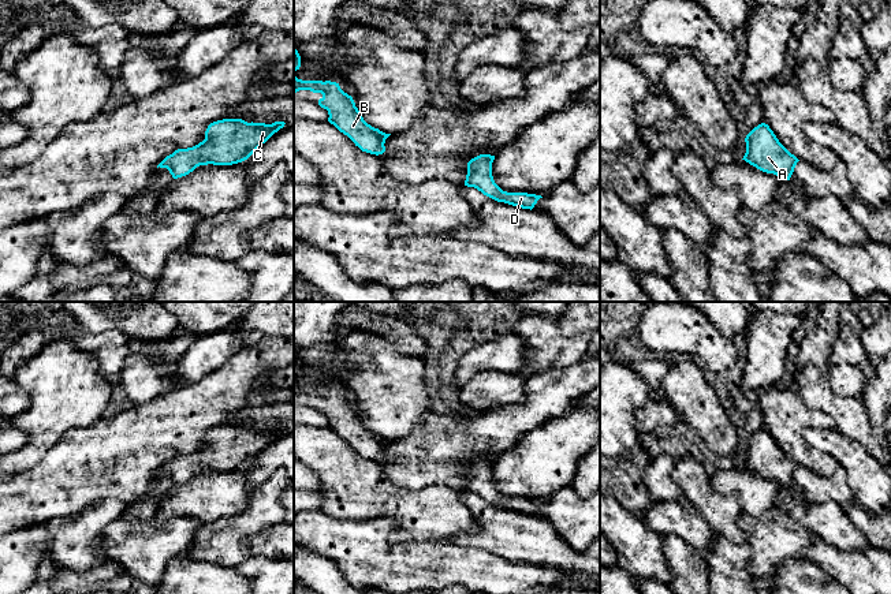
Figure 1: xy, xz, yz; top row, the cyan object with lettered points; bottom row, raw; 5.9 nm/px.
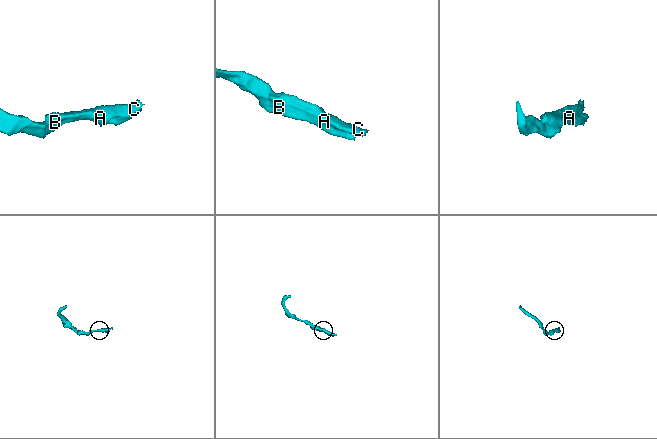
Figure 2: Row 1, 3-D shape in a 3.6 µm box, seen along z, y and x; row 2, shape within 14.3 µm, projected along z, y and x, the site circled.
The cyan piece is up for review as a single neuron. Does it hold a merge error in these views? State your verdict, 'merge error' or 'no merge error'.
no merge error

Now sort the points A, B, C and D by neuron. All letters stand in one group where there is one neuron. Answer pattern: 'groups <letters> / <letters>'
groups A B C D

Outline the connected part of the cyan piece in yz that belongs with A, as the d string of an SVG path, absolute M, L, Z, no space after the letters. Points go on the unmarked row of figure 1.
M768 430L754 433L745 448L746 459L742 466L763 478L790 486L799 466L779 448Z

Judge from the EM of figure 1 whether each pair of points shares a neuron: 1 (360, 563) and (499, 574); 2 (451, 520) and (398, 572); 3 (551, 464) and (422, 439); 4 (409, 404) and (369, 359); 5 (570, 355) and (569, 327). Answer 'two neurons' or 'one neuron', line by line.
1: one neuron
2: two neurons
3: two neurons
4: one neuron
5: two neurons

